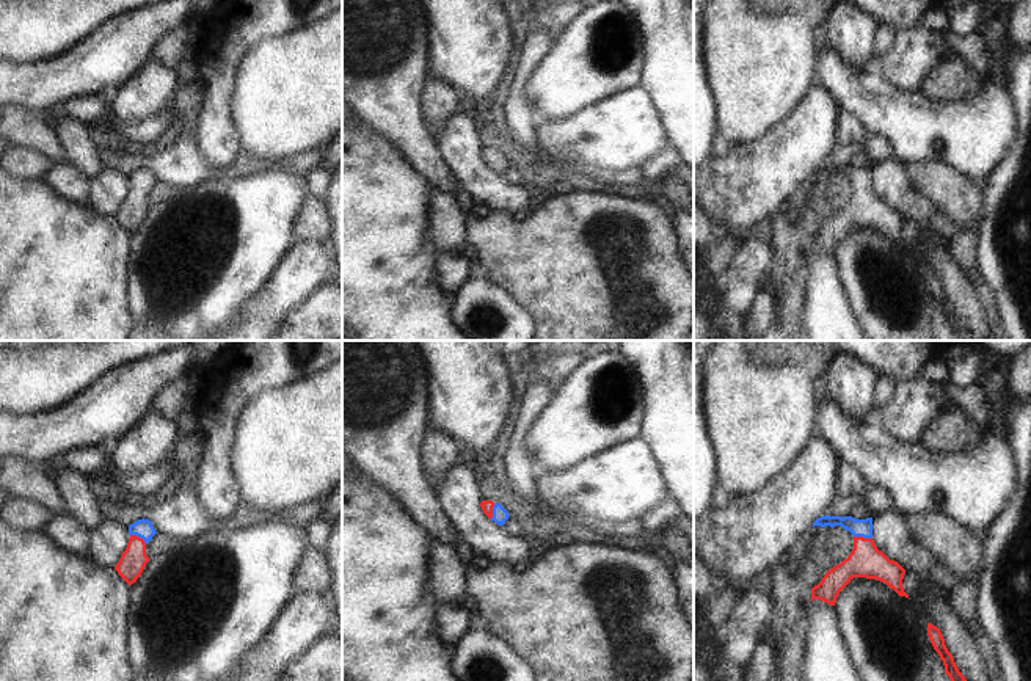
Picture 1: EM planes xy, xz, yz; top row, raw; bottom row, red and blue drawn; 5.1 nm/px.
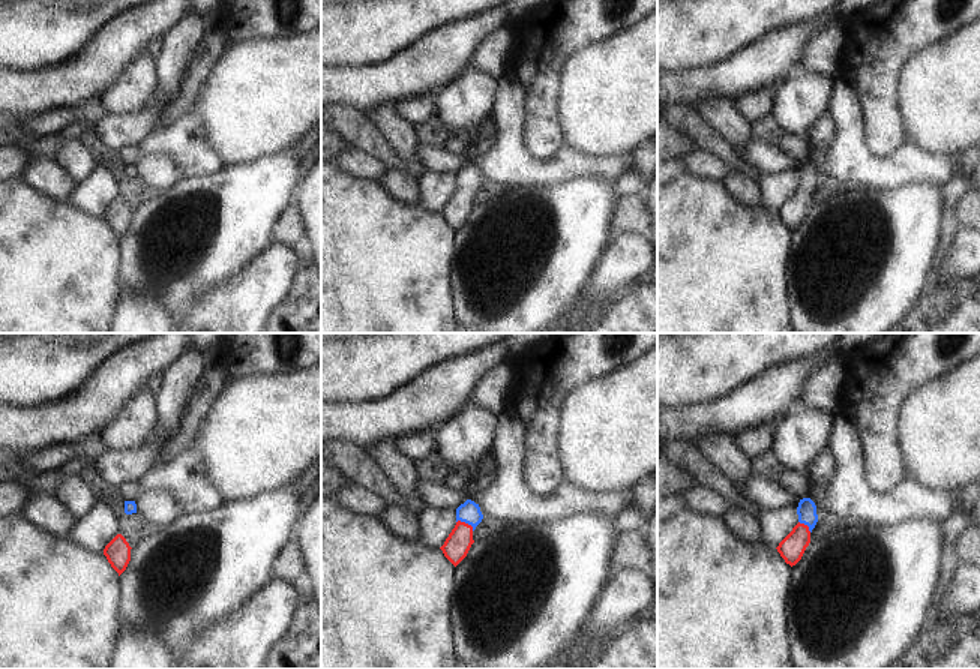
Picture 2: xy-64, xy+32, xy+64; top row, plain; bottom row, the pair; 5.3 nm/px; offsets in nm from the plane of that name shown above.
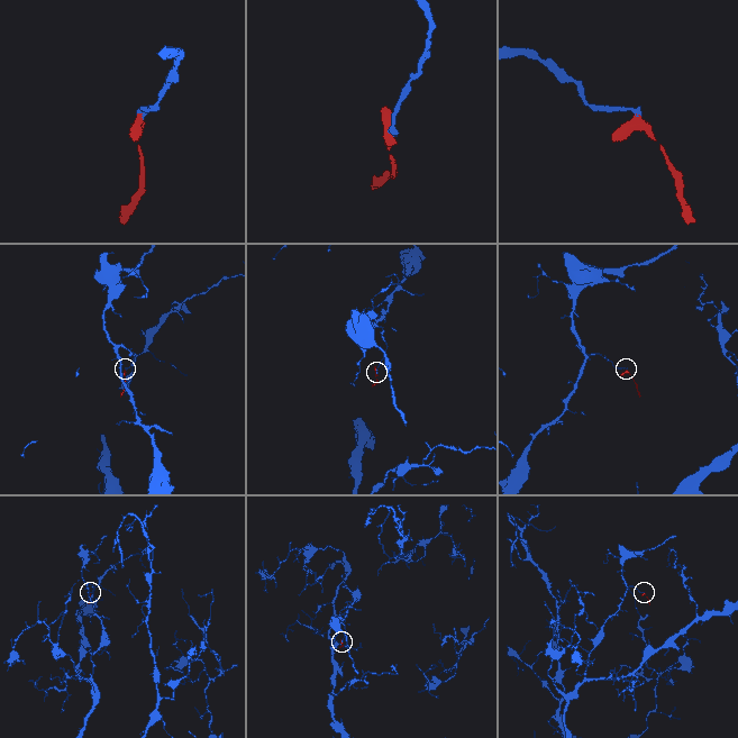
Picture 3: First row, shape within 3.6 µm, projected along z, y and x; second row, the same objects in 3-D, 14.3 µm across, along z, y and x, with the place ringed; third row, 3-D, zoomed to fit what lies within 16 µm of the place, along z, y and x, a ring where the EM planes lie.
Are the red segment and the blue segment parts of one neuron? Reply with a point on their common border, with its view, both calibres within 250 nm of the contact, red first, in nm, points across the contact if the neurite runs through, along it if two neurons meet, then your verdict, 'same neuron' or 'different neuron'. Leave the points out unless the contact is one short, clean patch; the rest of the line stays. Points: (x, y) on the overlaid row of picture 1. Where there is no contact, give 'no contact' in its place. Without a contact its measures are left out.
meets red in yz at (862, 537); 170 nm thick on the red side, 100 nm on the other; runs through yz (865, 560), (862, 537), (859, 528); same neuron

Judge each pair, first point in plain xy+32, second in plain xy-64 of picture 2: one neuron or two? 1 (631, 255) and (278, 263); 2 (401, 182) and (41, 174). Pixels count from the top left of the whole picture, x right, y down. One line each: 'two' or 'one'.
1: one
2: one

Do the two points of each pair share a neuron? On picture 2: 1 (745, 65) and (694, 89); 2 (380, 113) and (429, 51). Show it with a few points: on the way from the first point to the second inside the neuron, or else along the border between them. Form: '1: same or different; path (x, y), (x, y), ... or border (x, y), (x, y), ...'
1: same; path (733, 77), (706, 83)
2: different; border (390, 102), (372, 105), (365, 113)

